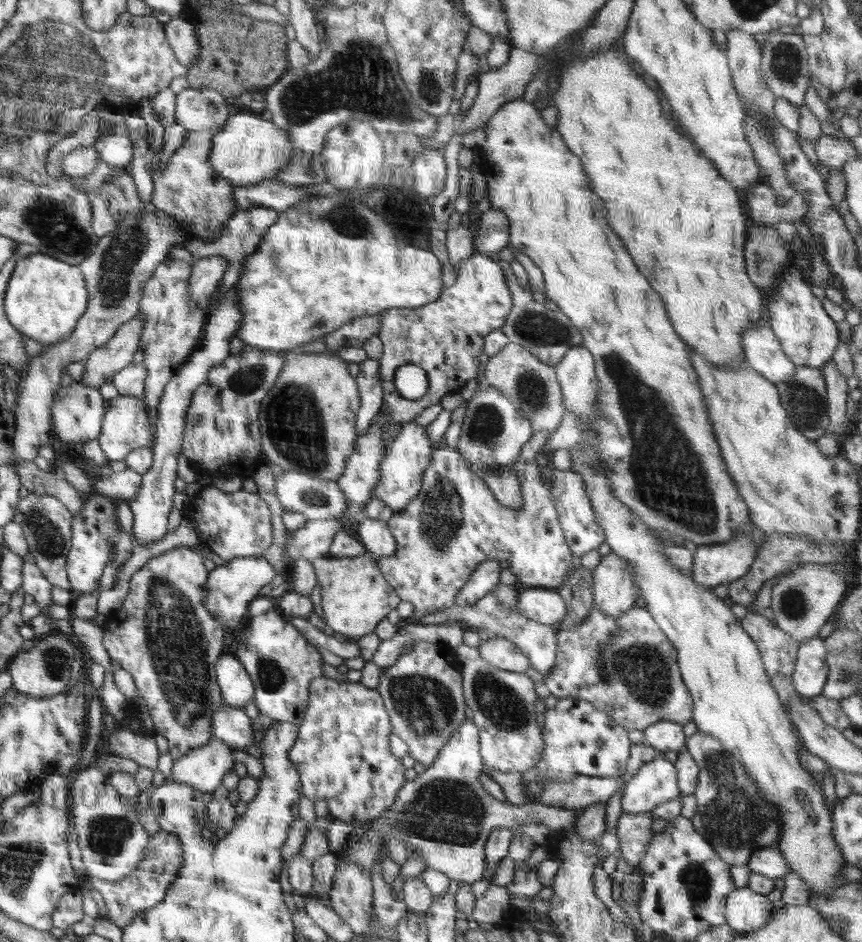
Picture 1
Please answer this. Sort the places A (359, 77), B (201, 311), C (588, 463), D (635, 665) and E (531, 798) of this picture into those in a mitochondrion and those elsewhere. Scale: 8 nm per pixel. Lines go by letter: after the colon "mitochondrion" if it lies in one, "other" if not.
A: mitochondrion
B: other
C: mitochondrion
D: mitochondrion
E: other

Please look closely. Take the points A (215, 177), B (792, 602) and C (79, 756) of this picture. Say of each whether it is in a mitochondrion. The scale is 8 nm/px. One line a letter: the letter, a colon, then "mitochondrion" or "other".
A: other
B: mitochondrion
C: other

